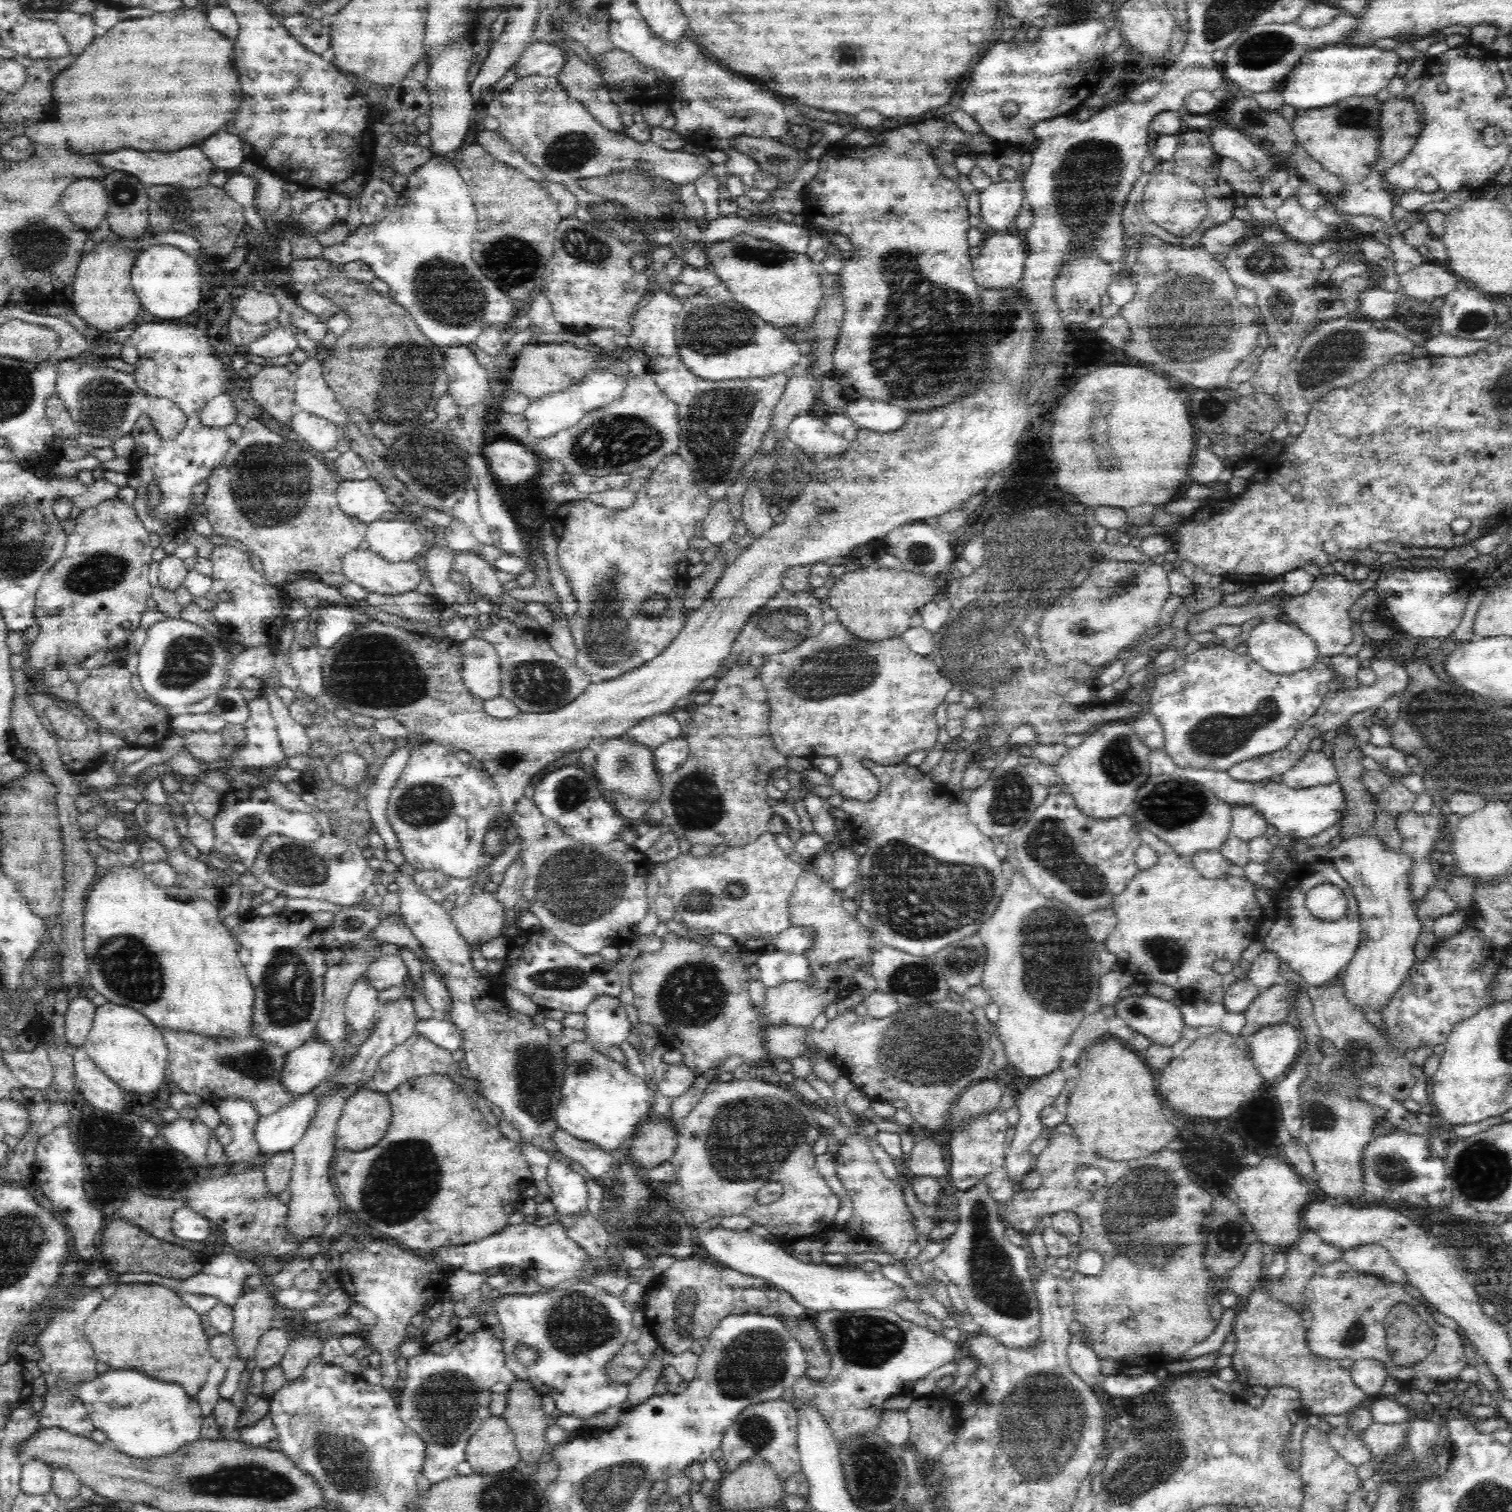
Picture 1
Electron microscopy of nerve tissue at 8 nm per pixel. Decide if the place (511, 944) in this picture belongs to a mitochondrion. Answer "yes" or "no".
no

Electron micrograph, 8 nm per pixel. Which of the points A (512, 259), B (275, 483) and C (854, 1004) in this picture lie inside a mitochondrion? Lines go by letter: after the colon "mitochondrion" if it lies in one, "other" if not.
A: mitochondrion
B: mitochondrion
C: other

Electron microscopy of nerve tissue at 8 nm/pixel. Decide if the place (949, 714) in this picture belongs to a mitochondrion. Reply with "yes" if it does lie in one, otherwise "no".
no

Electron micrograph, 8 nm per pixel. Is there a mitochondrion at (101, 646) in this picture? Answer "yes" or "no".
no

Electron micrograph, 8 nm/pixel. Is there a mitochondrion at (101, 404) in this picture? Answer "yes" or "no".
yes

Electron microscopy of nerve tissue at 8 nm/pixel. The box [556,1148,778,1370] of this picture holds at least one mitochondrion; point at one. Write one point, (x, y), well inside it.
(687, 1305)

